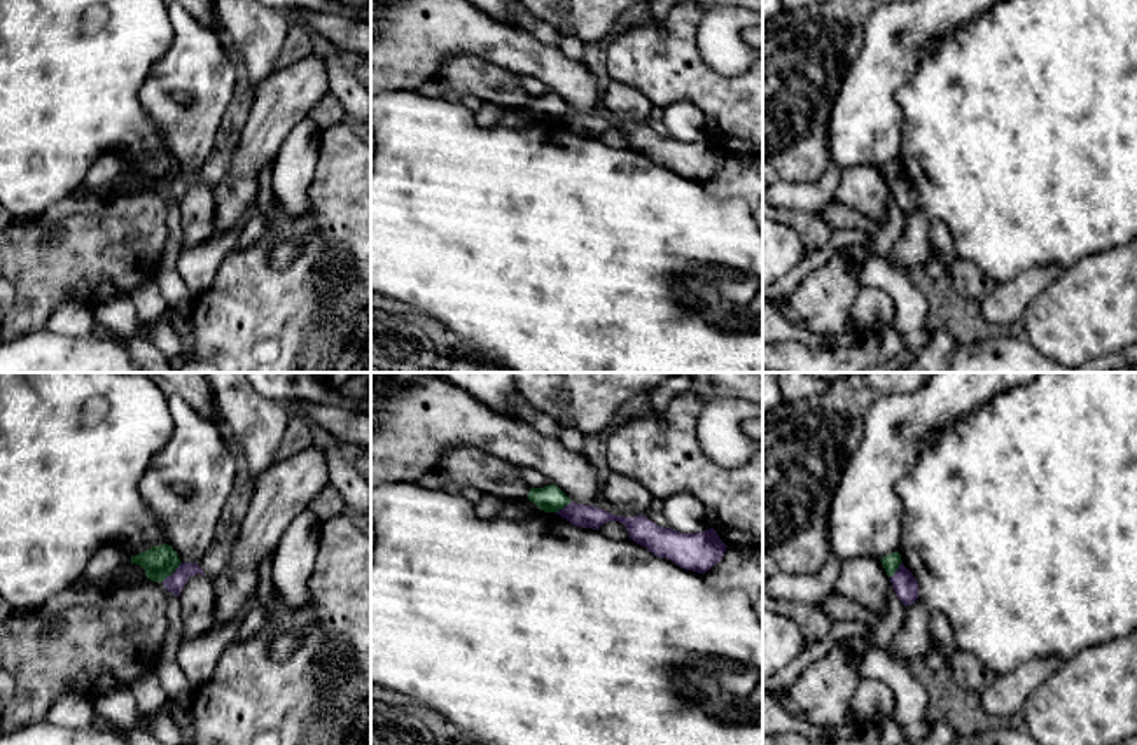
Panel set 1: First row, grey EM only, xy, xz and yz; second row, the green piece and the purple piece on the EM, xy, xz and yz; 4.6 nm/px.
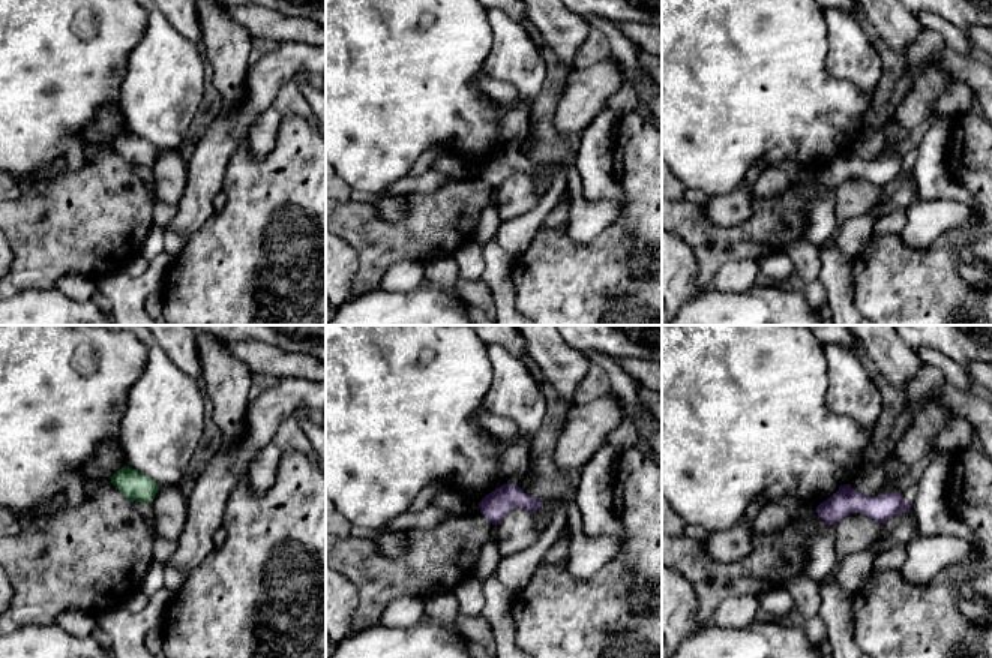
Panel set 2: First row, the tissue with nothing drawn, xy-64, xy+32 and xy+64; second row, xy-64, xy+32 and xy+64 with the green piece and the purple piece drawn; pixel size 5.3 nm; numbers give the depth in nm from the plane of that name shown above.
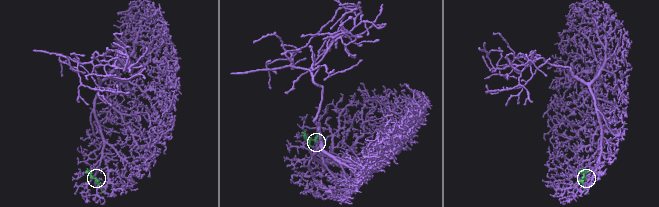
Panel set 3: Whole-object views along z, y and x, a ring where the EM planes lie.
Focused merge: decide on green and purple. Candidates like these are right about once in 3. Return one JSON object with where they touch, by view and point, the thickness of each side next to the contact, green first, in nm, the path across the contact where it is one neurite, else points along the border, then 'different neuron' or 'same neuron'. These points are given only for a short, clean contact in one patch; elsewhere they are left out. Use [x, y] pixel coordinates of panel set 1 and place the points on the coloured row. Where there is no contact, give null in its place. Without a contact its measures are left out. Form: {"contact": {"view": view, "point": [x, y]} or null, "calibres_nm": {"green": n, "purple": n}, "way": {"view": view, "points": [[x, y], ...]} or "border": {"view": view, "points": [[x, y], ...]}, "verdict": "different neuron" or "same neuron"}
{"contact": {"view": "xy", "point": [172, 572]}, "calibres_nm": {"green": 160, "purple": 90}, "border": {"view": "xy", "points": [[181, 562], [161, 581]]}, "verdict": "different neuron"}

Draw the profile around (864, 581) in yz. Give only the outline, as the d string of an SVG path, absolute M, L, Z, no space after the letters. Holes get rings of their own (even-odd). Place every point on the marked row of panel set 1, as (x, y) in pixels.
M850 558L841 561L834 593L883 616L890 586L890 577L880 560Z

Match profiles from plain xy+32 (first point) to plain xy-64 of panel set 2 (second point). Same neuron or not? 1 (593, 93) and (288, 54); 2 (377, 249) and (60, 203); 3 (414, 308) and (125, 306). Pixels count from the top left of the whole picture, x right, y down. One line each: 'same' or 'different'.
1: same
2: same
3: different

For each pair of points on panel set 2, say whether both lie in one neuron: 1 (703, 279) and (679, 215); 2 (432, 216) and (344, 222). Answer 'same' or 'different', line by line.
1: same
2: same

